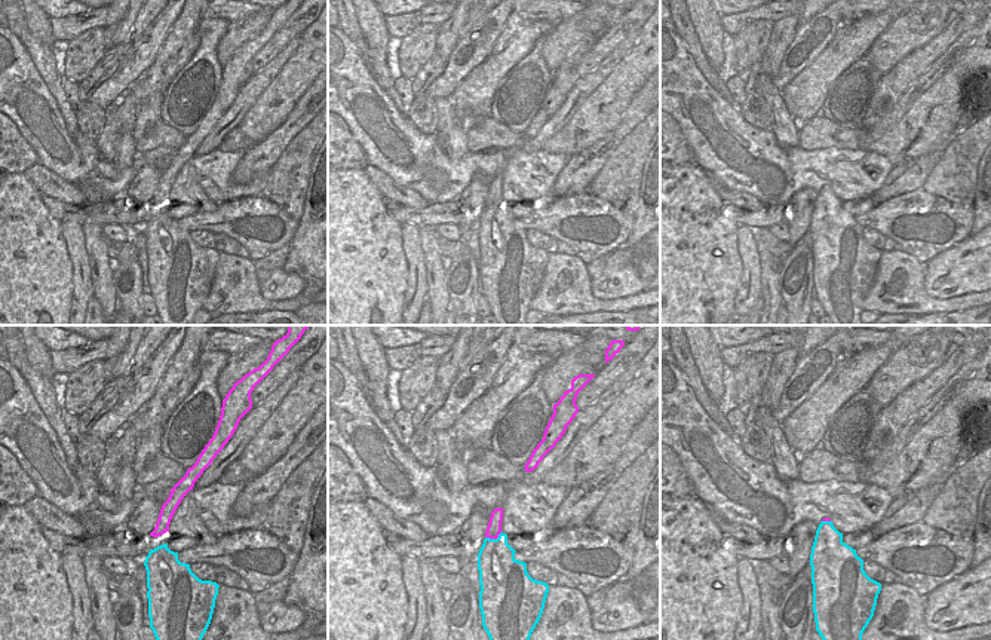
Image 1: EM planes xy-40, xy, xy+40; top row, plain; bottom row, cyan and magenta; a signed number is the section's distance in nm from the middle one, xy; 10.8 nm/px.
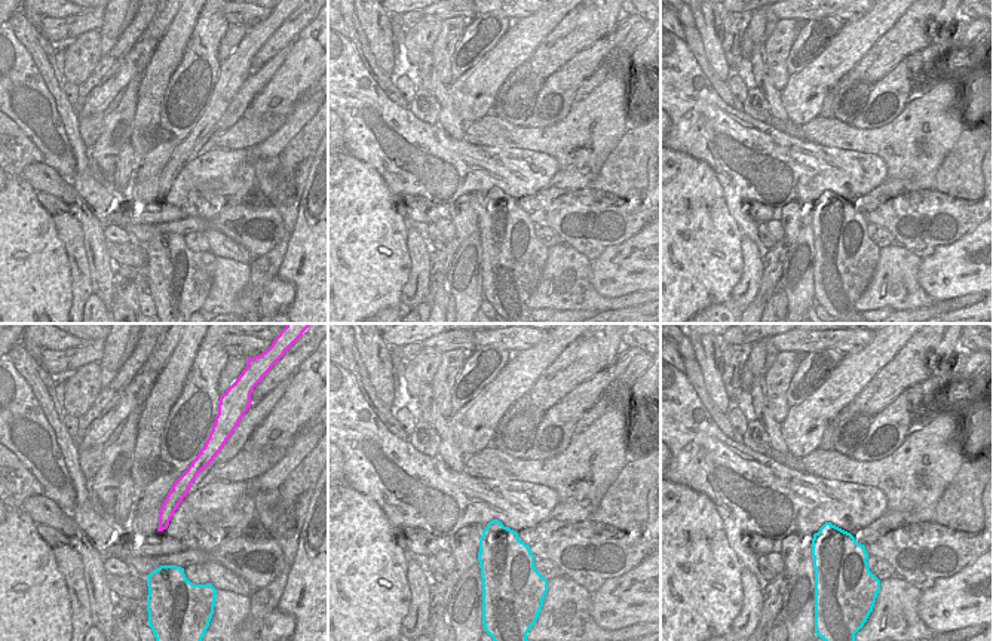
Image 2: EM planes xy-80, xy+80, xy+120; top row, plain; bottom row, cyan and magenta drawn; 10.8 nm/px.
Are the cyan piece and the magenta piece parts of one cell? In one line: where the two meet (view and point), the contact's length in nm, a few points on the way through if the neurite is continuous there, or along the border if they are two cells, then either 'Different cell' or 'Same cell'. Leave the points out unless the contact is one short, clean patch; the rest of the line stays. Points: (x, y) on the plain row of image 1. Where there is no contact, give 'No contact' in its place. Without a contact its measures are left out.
Touches cyan at xy (493, 207). Shared border 200 nm. Path across: xy (496, 227), (493, 207), (494, 193). Same cell

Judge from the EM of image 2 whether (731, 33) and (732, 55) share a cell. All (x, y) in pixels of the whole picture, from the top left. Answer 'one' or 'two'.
one

